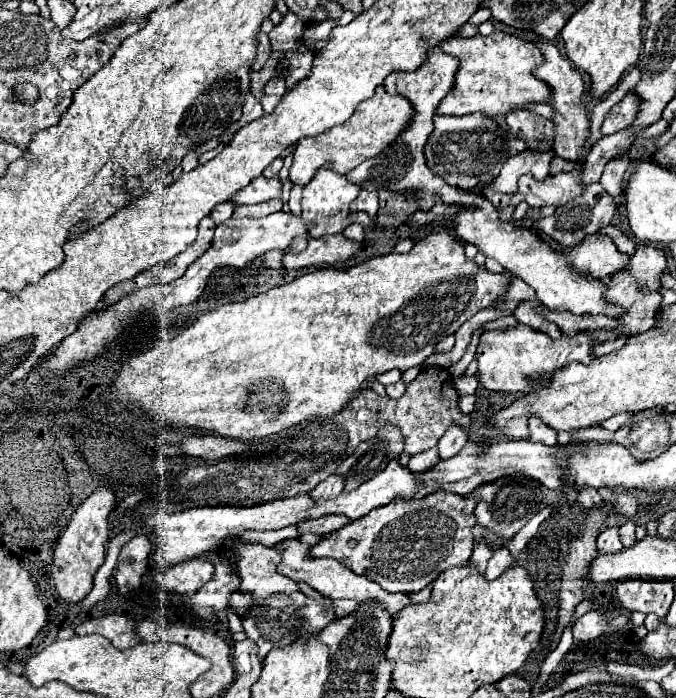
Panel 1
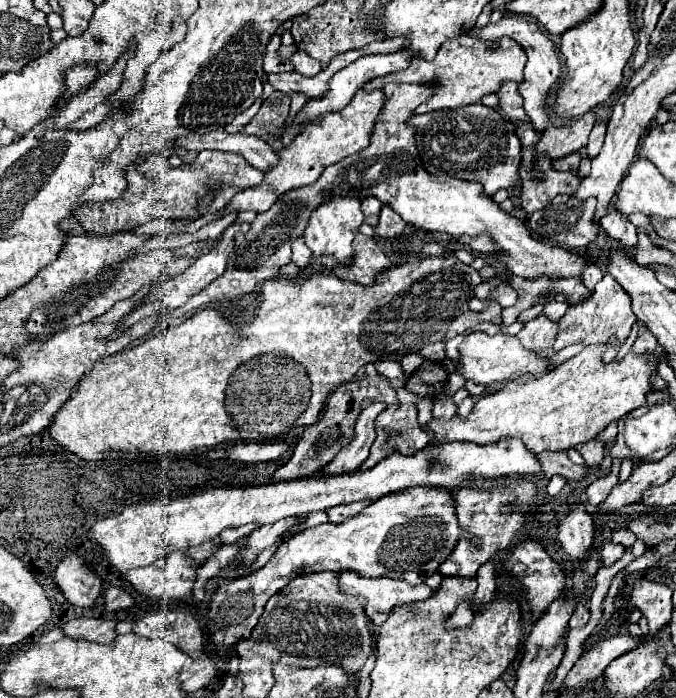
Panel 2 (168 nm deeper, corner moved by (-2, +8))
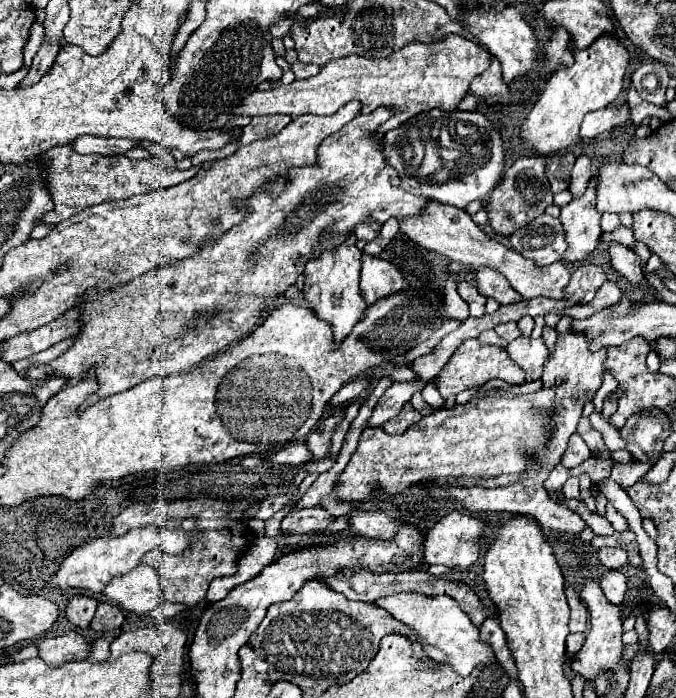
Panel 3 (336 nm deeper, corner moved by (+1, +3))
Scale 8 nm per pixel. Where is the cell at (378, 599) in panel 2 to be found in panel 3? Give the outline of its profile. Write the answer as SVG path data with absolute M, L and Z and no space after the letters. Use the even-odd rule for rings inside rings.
M399 592L399 594L379 598L377 604L383 606L393 618L407 624L415 632L419 644L423 646L425 654L431 660L451 664L455 668L455 672L459 672L459 676L469 676L475 666L485 666L485 664L495 662L495 654L493 654L491 646L485 646L479 640L479 628L459 608L455 598L451 598L447 594L425 596L425 594Z

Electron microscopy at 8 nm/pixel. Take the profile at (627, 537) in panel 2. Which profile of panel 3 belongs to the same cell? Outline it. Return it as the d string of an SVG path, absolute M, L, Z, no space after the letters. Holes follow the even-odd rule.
M601 548L599 560L605 568L621 568L627 564L627 552L623 548Z

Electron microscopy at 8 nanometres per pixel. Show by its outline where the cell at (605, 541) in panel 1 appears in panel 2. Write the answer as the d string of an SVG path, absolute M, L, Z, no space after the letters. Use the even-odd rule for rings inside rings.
M604 543L602 549L600 549L600 555L602 555L602 563L604 567L612 567L622 555L624 555L624 547L622 545L614 545L614 543Z

